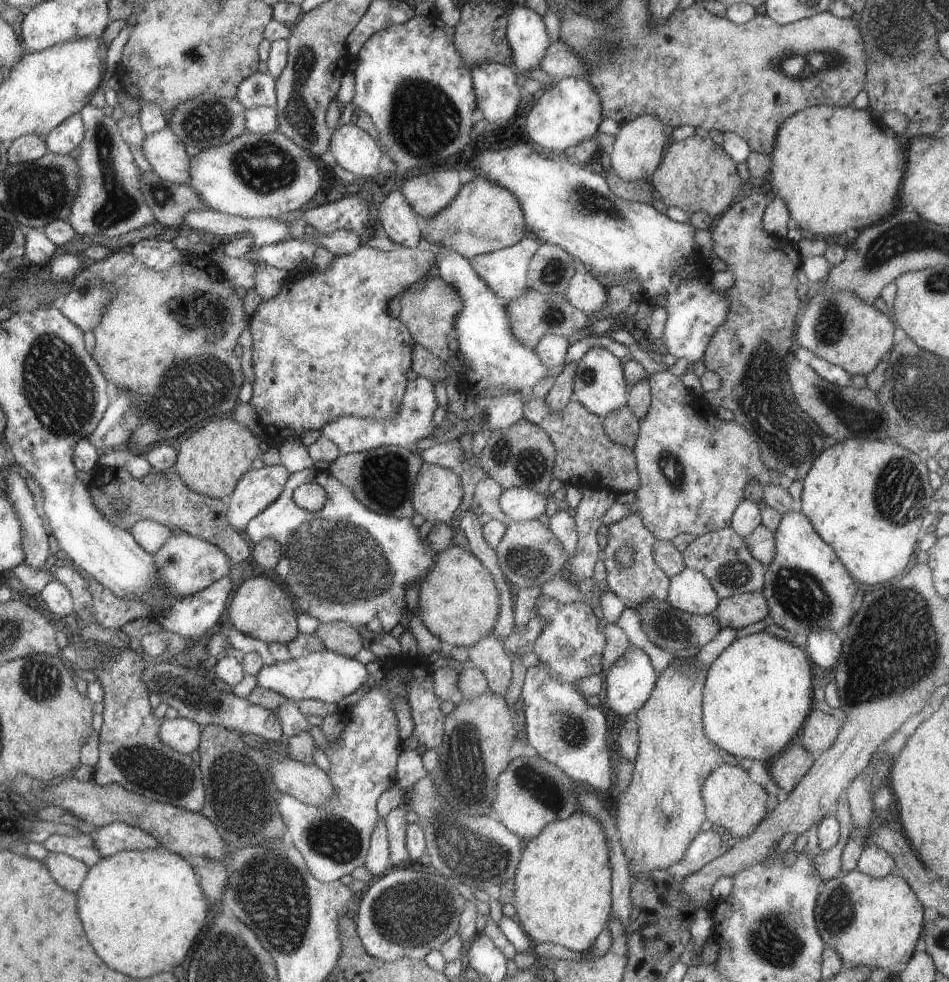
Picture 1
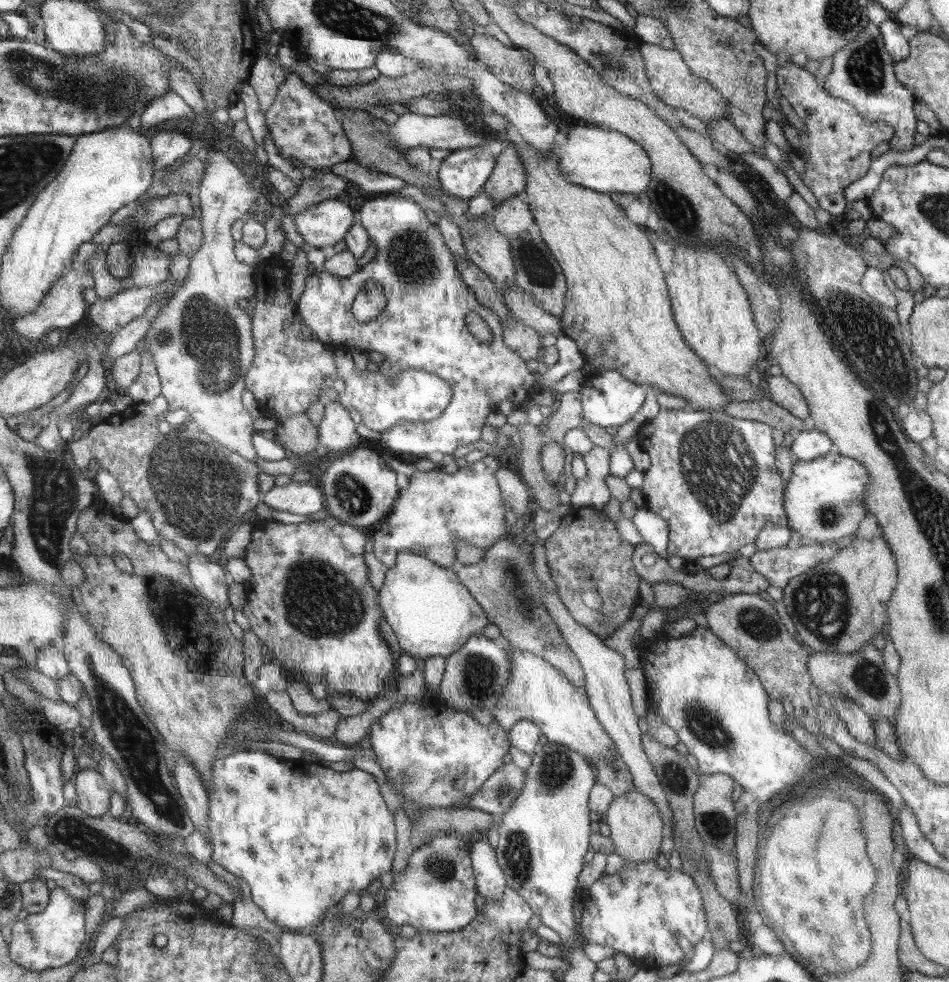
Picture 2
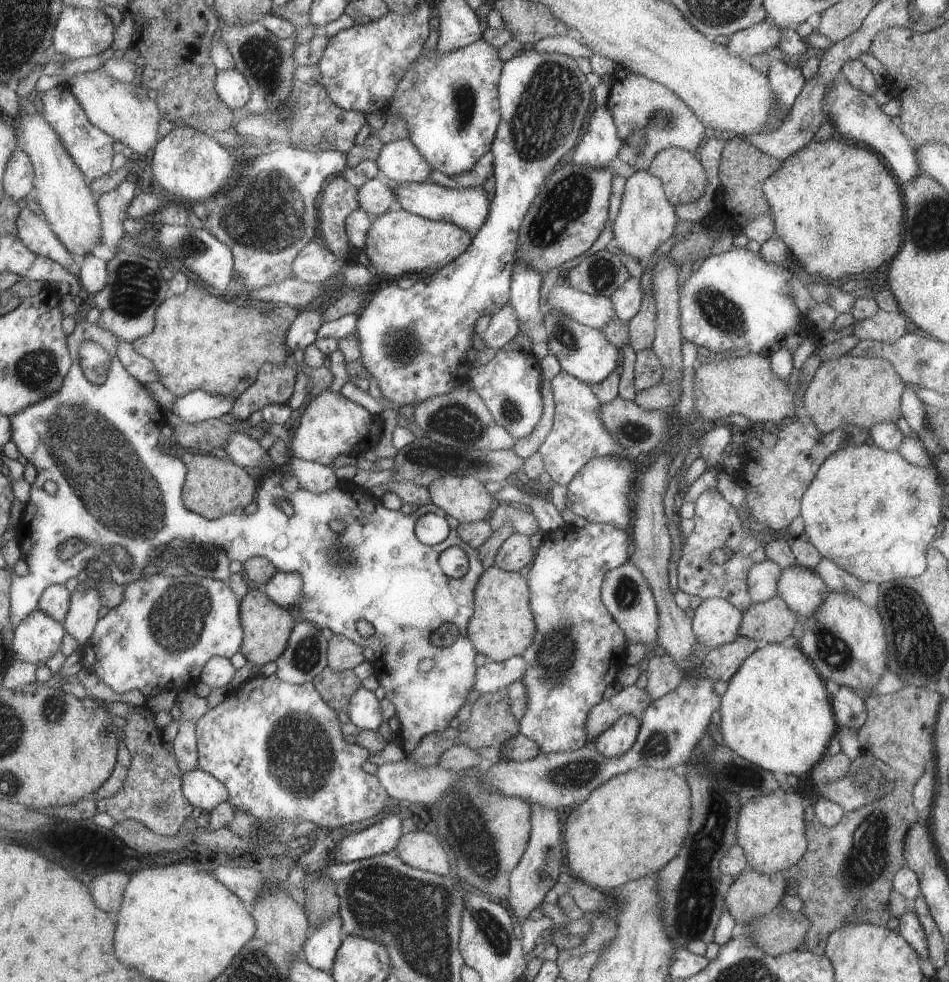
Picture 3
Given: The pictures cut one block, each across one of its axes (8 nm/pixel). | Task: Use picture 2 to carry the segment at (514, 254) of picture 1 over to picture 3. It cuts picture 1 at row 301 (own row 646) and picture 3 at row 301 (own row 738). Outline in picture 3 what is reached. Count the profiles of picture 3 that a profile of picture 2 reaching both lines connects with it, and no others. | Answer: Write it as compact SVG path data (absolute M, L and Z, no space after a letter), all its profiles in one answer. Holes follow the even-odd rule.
M563 280L549 292L546 308L562 311L576 322L601 331L616 318L610 297L577 291ZM511 301L491 316L490 325L482 333L488 347L504 348L519 333L519 317Z

